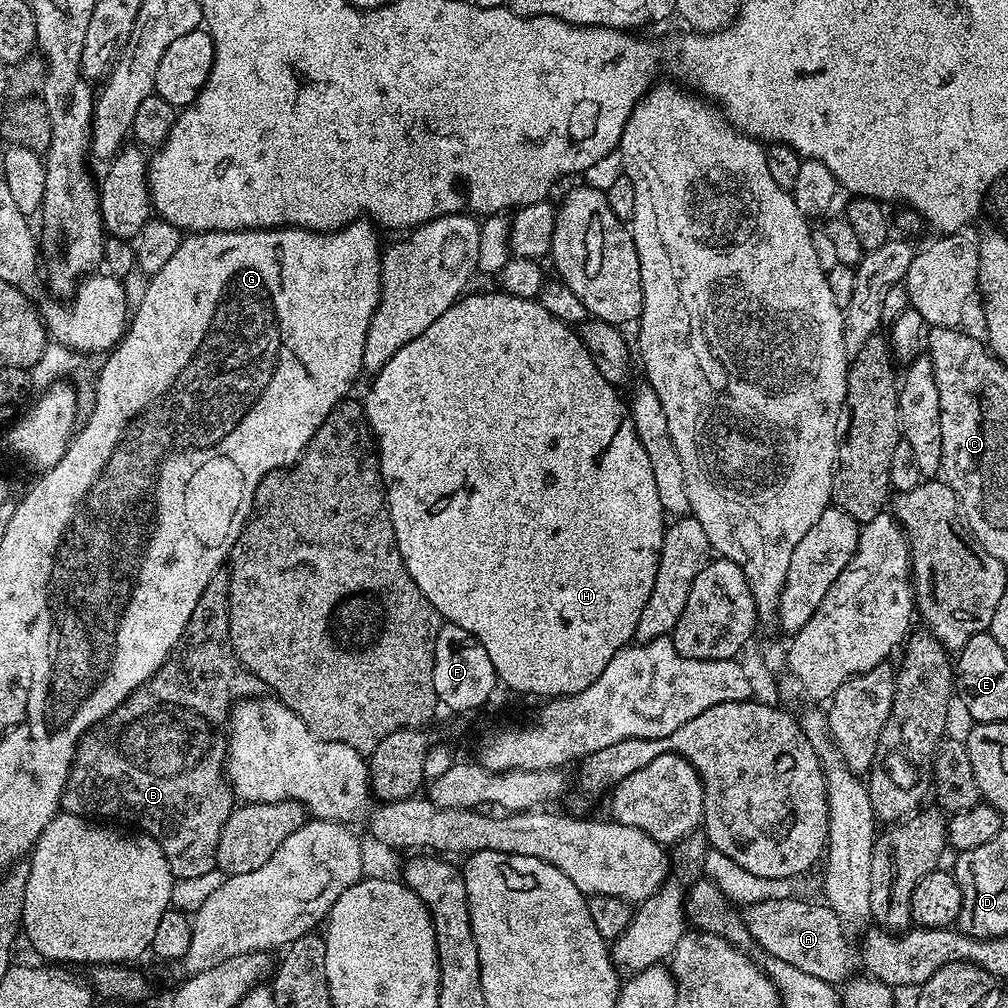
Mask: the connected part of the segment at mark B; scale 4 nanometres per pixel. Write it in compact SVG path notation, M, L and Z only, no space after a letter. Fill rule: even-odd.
M221 570L213 572L206 590L198 598L198 606L194 606L194 614L190 614L190 622L184 628L182 638L176 644L176 649L168 656L159 670L142 686L138 686L117 706L111 714L100 721L96 727L91 728L85 736L80 738L76 745L76 757L72 760L72 769L68 774L68 784L64 787L64 797L60 799L63 811L85 818L104 818L100 816L117 816L120 820L129 820L137 824L139 831L145 836L153 836L162 846L162 854L166 854L166 862L170 866L173 877L180 880L200 880L208 876L216 868L216 851L218 838L222 834L222 826L226 826L226 818L232 813L234 797L232 789L226 779L226 757L228 755L228 713L234 697L247 698L255 696L261 691L262 685L257 676L252 675L236 656L236 651L229 642L230 630L228 629L228 574Z

